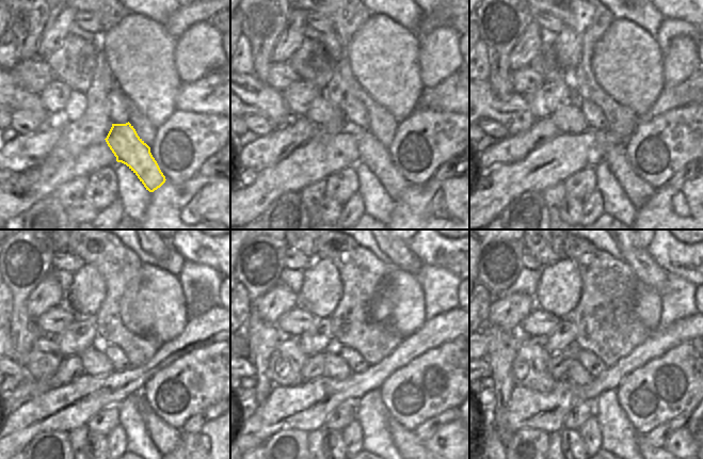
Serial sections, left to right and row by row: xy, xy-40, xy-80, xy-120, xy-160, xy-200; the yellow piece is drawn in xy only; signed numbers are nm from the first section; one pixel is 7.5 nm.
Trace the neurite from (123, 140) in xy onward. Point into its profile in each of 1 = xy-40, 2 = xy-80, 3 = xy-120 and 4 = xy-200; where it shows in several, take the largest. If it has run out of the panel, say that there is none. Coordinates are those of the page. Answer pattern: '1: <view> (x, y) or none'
1: xy-40 (372, 153)
2: xy-80 (639, 192)
3: xy-120 (165, 438)
4: xy-200 (643, 445)

